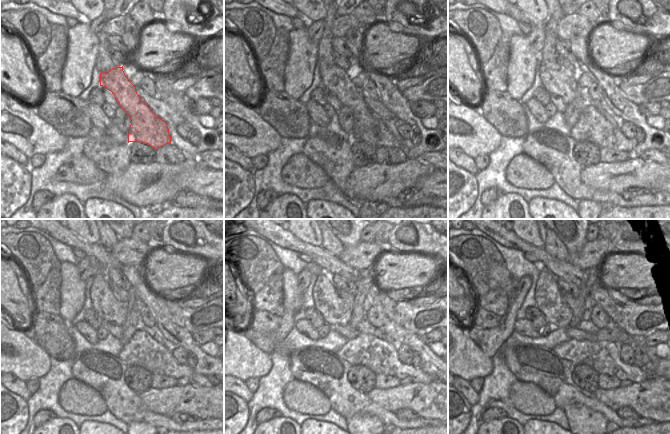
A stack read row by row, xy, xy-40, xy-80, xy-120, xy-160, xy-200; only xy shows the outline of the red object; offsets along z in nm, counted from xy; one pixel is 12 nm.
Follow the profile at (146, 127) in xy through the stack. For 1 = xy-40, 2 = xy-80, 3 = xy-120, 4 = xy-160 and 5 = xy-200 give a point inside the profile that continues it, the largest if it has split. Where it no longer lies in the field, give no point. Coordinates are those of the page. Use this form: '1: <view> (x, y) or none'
1: xy-40 (333, 78)
2: xy-80 (557, 80)
3: xy-120 (104, 302)
4: xy-160 (334, 310)
5: xy-200 (548, 300)

